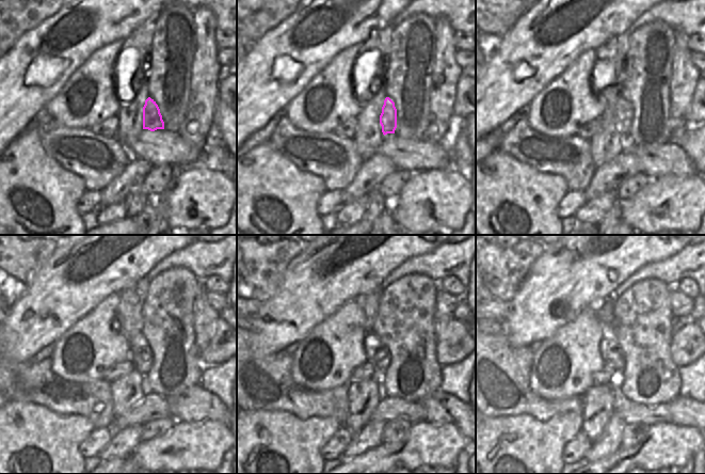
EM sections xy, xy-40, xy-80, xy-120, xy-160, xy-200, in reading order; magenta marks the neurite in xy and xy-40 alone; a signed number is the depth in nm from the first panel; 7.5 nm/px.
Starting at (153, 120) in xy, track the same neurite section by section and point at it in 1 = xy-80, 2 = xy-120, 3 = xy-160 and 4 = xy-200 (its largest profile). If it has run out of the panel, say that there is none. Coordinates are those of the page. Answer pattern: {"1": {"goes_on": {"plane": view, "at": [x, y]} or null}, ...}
{"1": {"goes_on": {"plane": "xy-80", "at": [624, 111]}}, "2": {"goes_on": {"plane": "xy-120", "at": [141, 354]}}, "3": {"goes_on": {"plane": "xy-160", "at": [378, 354]}}, "4": {"goes_on": {"plane": "xy-200", "at": [611, 351]}}}

